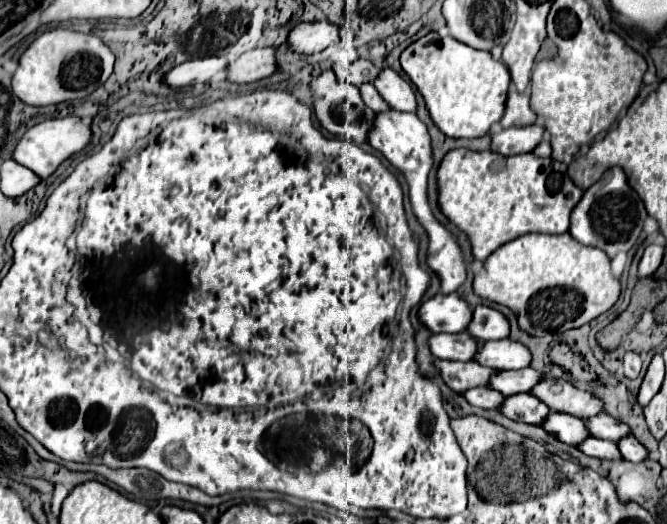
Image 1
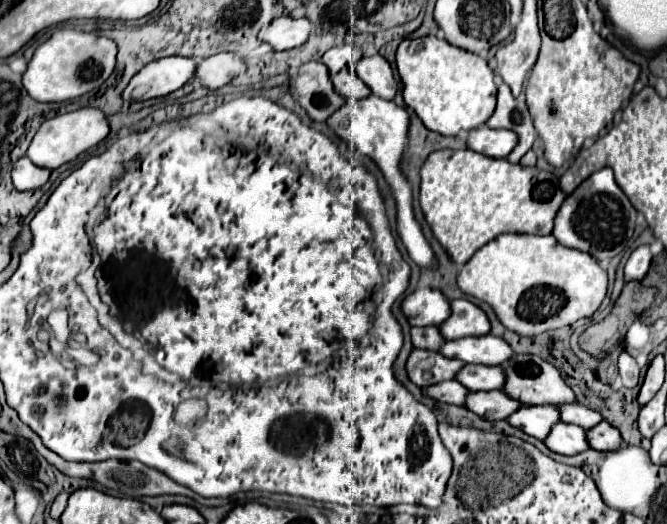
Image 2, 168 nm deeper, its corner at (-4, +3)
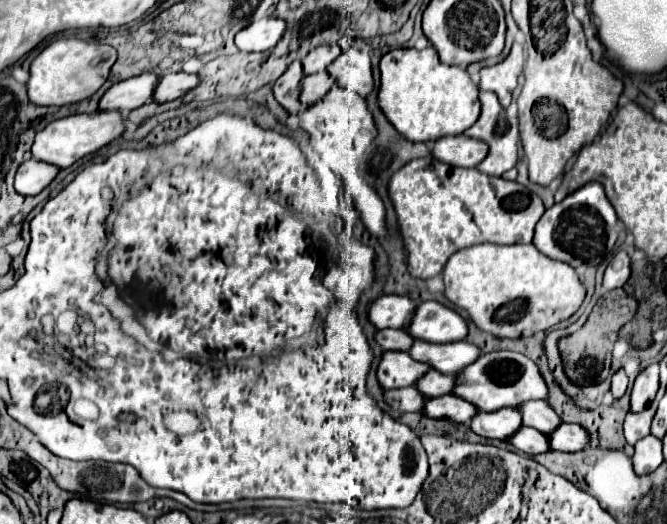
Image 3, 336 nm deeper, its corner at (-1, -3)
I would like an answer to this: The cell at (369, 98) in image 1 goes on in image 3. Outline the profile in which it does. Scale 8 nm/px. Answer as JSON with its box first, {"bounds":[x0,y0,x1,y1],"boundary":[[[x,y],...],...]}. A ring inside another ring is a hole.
{"bounds":[302,72,338,104],"boundary":[[[318,72],[318,74],[312,74],[312,76],[304,76],[304,80],[302,80],[302,100],[306,104],[316,104],[334,86],[338,86],[338,84],[328,72]]]}

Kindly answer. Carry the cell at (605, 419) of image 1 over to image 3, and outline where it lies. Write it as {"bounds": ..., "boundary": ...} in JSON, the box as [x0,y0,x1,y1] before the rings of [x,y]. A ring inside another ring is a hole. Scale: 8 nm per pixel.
{"bounds":[518,400,562,432],"boundary":[[[530,400],[518,408],[522,412],[522,424],[532,426],[540,432],[554,432],[558,424],[562,424],[562,418],[554,412],[554,408],[546,400]]]}

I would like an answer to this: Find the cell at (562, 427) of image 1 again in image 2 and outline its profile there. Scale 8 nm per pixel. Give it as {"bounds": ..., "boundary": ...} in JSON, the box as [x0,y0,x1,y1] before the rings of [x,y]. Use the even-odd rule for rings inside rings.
{"bounds":[505,406,559,440],"boundary":[[[521,406],[505,422],[541,440],[549,434],[549,428],[559,422],[559,418],[555,406]]]}

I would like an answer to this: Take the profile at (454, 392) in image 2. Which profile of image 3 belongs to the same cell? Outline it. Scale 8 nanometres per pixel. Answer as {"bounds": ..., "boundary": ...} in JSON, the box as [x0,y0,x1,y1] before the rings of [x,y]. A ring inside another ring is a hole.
{"bounds":[386,388,426,412],"boundary":[[[398,388],[398,390],[386,390],[386,400],[402,410],[402,412],[420,412],[422,404],[426,404],[426,396],[418,394],[418,388]]]}

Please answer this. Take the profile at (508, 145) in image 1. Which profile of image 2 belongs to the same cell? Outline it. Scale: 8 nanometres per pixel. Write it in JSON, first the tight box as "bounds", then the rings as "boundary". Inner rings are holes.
{"bounds":[467,126,517,158],"boundary":[[[489,126],[469,130],[467,136],[467,148],[491,158],[505,158],[505,154],[509,154],[515,144],[517,136],[511,130],[493,130]]]}

